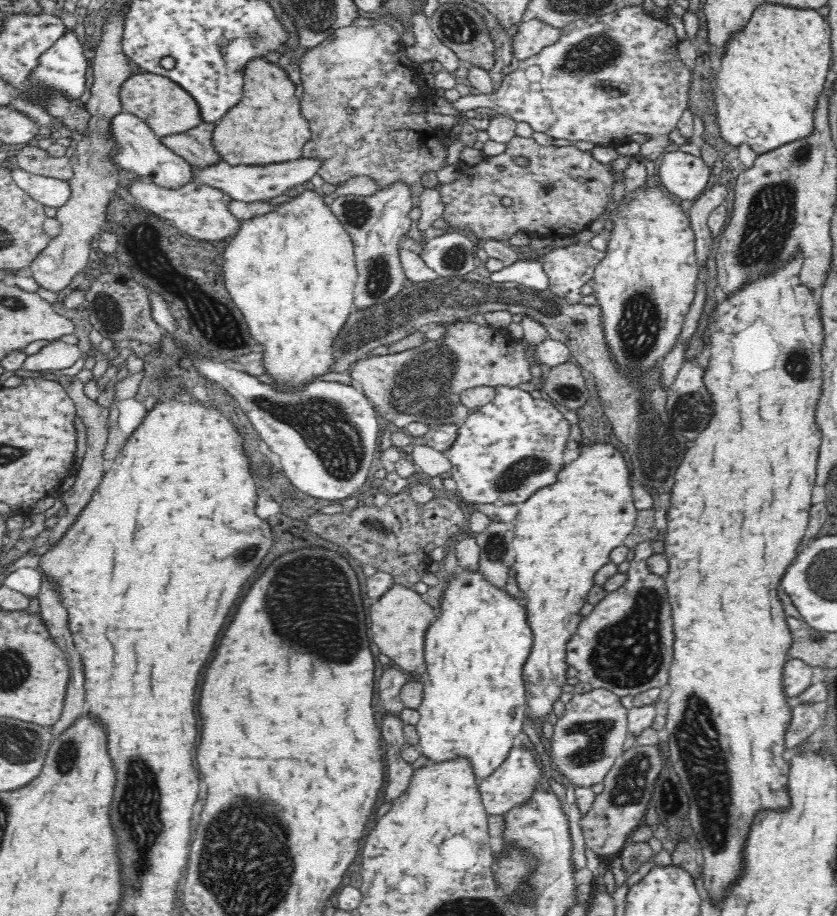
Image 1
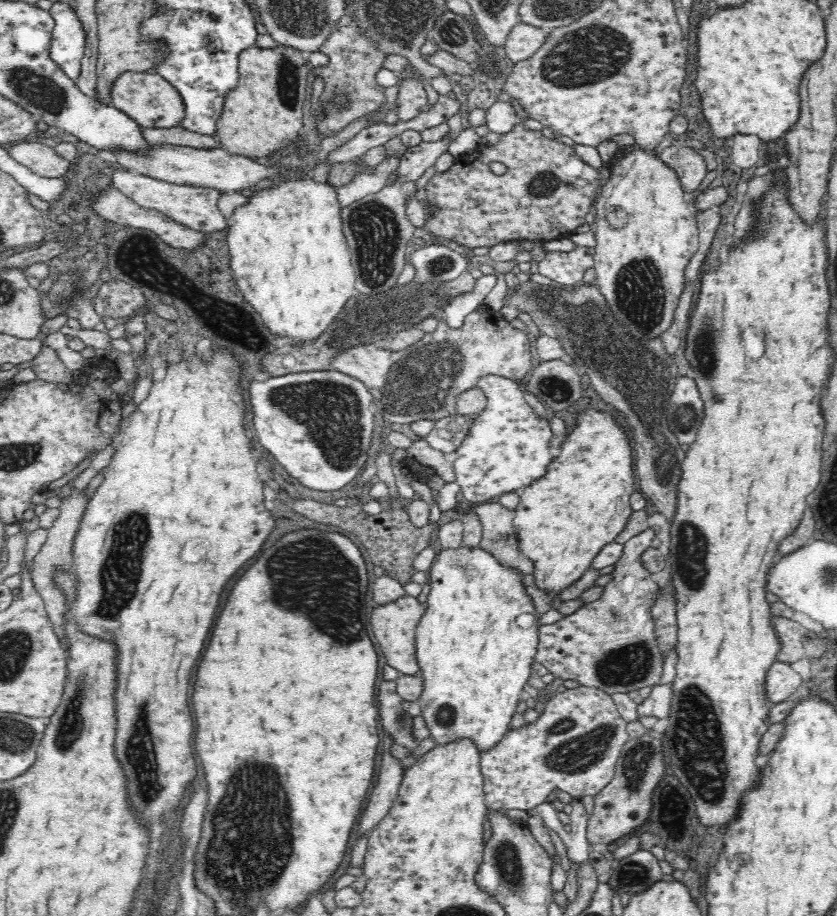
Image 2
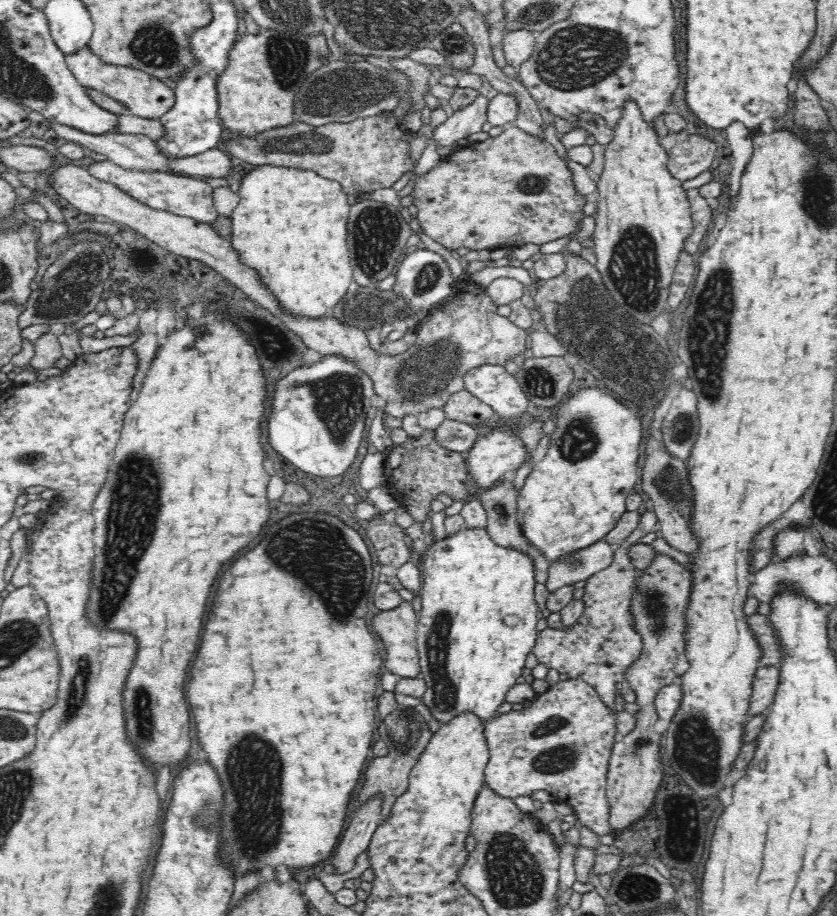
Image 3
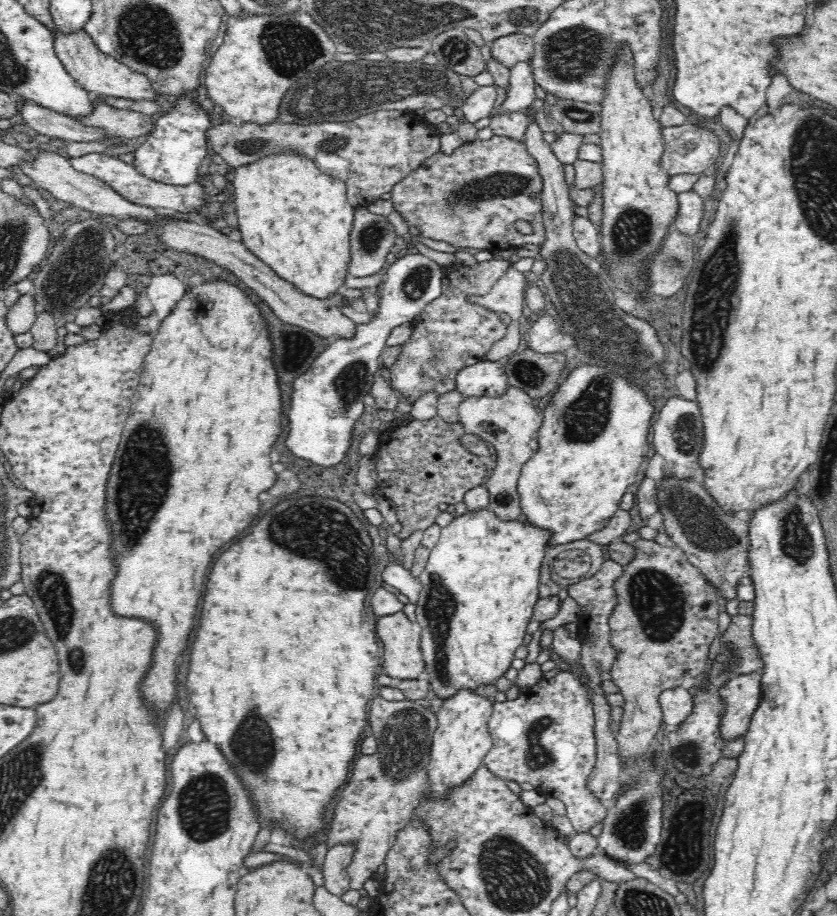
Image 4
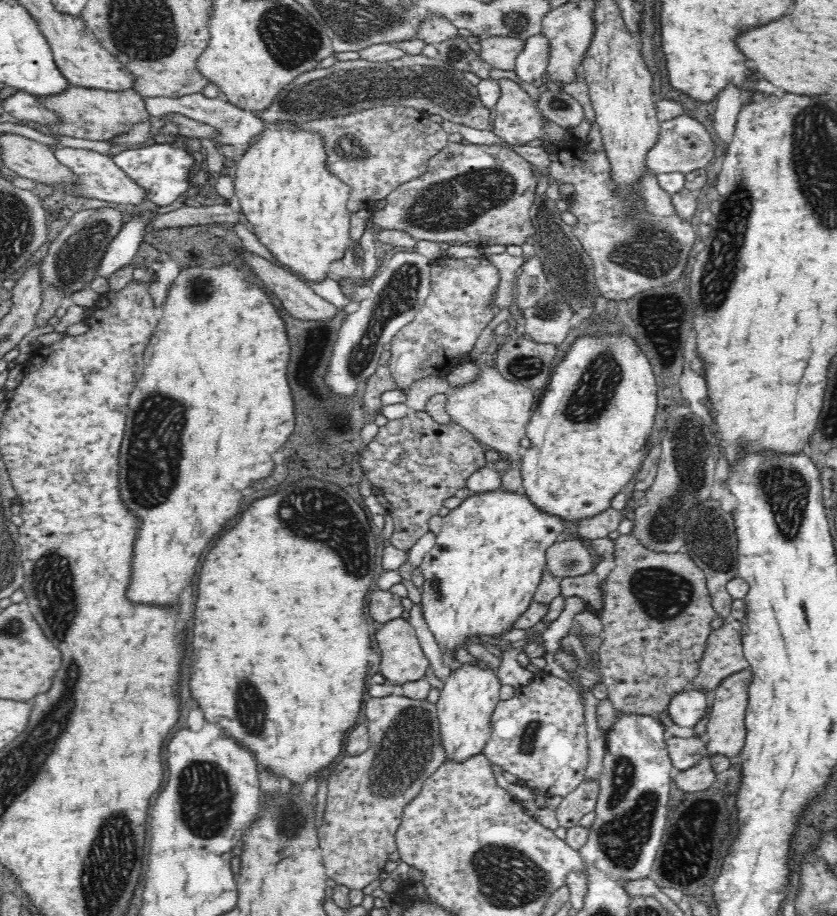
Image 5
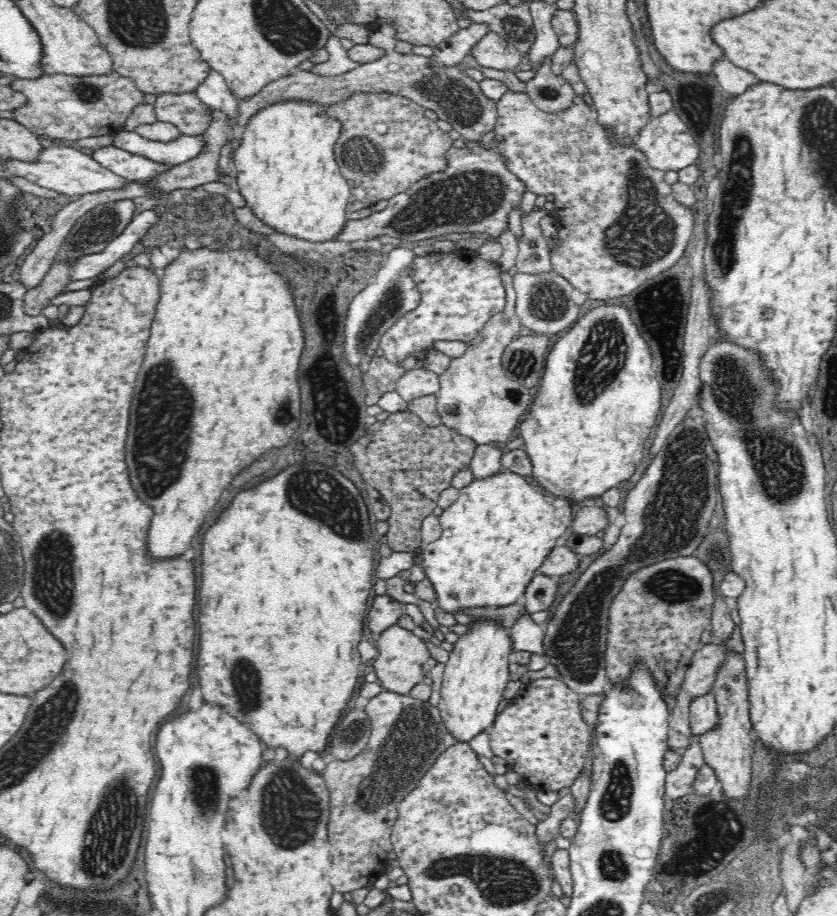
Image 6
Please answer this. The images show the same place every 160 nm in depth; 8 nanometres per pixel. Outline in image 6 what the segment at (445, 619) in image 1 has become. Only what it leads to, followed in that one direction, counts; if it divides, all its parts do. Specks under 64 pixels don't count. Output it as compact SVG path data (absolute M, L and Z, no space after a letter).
M505 468L500 470L498 474L492 474L492 476L486 476L486 478L474 478L468 486L462 486L462 488L458 489L457 500L439 515L443 529L442 536L438 540L423 546L423 571L436 589L437 601L435 607L439 606L444 612L454 614L454 612L458 612L462 608L470 608L470 606L483 609L489 606L508 606L508 604L514 604L516 601L521 600L522 594L524 594L524 588L526 588L526 584L530 582L530 579L536 575L538 566L546 560L550 551L556 547L556 540L571 527L571 523L573 522L571 505L571 500L563 496L554 496L553 494L546 493L536 484L532 483L532 480L529 478L518 475Z

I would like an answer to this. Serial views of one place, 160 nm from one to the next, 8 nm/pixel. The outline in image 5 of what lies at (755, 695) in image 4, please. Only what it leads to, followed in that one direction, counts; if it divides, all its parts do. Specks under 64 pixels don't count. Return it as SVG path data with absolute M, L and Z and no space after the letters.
M740 672L726 676L724 680L711 692L708 692L707 698L710 700L710 712L708 714L708 723L705 728L705 748L711 756L726 756L729 760L736 757L744 748L746 740L745 712L748 706L748 684L752 675L750 672Z

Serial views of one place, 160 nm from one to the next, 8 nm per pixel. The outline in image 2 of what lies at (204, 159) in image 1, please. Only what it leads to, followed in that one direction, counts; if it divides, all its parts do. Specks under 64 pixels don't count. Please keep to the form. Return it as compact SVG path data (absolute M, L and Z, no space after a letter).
M180 125L172 128L146 128L140 126L142 137L149 144L172 144L174 146L191 146L194 148L214 148L219 146L216 137L202 135L186 130Z

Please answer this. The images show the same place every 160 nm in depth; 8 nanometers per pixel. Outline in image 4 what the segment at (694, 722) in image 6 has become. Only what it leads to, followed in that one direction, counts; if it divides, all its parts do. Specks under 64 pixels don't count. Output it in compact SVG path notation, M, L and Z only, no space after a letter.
M684 687L668 689L660 694L662 721L668 725L668 729L684 724L684 720L690 716L694 708L693 696L694 693Z

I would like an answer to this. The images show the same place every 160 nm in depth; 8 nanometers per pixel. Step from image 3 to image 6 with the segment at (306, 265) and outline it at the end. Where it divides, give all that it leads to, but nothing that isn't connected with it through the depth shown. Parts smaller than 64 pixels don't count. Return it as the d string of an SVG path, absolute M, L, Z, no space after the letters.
M288 98L266 104L266 108L256 110L244 126L242 139L233 150L236 166L236 189L246 200L246 207L271 228L278 232L302 238L310 242L332 241L342 232L346 224L346 206L351 188L343 177L335 155L335 144L342 132L342 123L327 113L328 106L305 98Z

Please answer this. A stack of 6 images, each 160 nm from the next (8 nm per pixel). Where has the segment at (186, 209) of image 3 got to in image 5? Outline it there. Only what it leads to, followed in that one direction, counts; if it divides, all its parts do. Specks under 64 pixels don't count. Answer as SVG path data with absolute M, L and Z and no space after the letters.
M58 146L54 149L55 157L72 171L72 178L60 184L50 184L52 190L58 190L66 194L68 198L84 196L86 198L98 198L118 204L140 204L144 202L144 188L136 185L116 163L112 157L92 150Z

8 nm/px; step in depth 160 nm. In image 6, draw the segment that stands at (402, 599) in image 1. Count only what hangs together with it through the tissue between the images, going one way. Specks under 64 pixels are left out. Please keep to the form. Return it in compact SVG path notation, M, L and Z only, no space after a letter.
M396 624L380 633L376 647L378 656L370 664L383 690L408 695L414 686L422 683L427 674L422 664L430 658L430 652L420 637Z

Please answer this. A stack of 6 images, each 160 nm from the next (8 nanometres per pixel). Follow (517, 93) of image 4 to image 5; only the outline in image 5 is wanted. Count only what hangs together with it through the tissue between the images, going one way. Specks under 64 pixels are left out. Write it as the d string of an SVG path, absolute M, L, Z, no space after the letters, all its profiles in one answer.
M543 32L525 40L524 49L516 57L516 74L522 82L534 82L547 72L550 58L550 42Z

